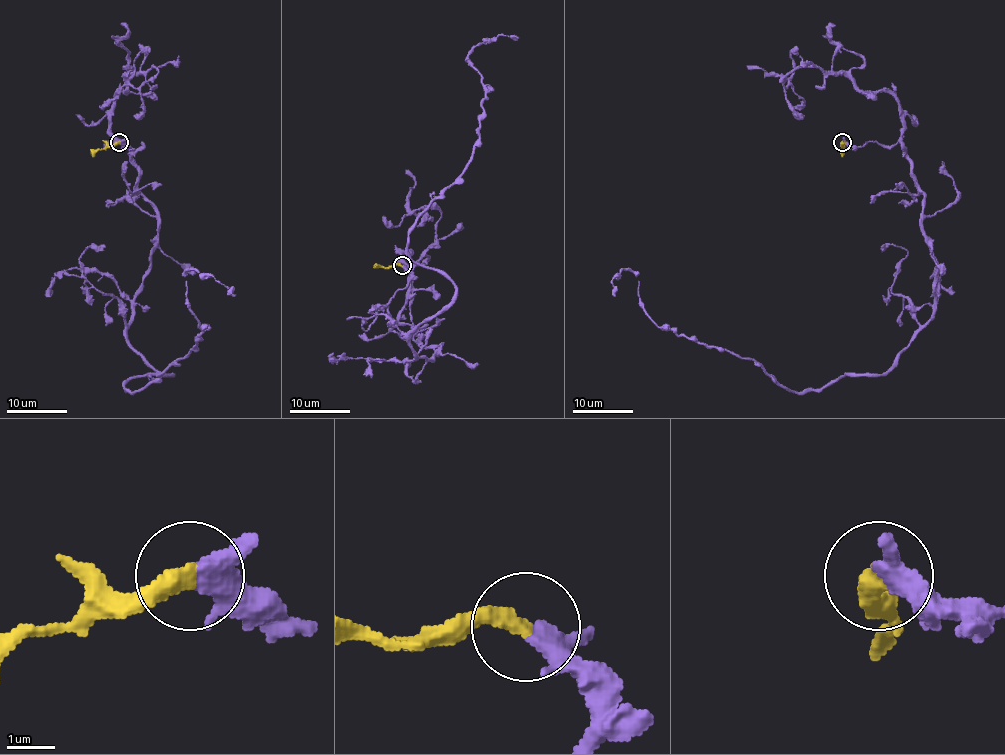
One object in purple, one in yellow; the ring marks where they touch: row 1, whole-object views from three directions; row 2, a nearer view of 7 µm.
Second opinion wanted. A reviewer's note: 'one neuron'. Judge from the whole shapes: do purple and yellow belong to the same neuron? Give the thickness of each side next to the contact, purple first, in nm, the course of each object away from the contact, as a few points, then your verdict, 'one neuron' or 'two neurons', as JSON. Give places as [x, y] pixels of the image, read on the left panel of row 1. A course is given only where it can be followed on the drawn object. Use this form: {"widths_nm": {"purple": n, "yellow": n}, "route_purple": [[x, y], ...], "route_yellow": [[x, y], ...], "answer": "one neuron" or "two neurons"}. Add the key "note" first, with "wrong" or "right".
{"note": "right", "widths_nm": {"purple": 300, "yellow": 360}, "route_purple": [[119, 141], [157, 215], [126, 340], [172, 375], [125, 388], [200, 340], [185, 272], [235, 296]], "route_yellow": [[119, 143], [99, 149], [92, 156]], "answer": "one neuron"}

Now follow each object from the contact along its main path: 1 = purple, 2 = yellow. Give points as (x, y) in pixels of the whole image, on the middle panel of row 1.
1: (402, 265), (388, 313), (432, 360), (409, 336), (455, 286), (409, 227), (479, 137), (468, 54), (518, 38)
2: (402, 265), (382, 266), (375, 263)

